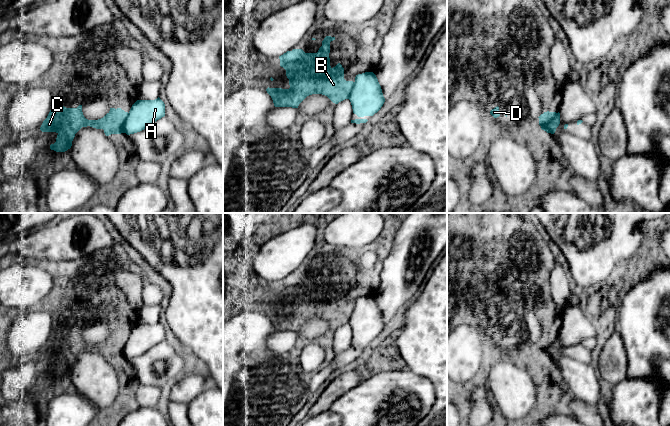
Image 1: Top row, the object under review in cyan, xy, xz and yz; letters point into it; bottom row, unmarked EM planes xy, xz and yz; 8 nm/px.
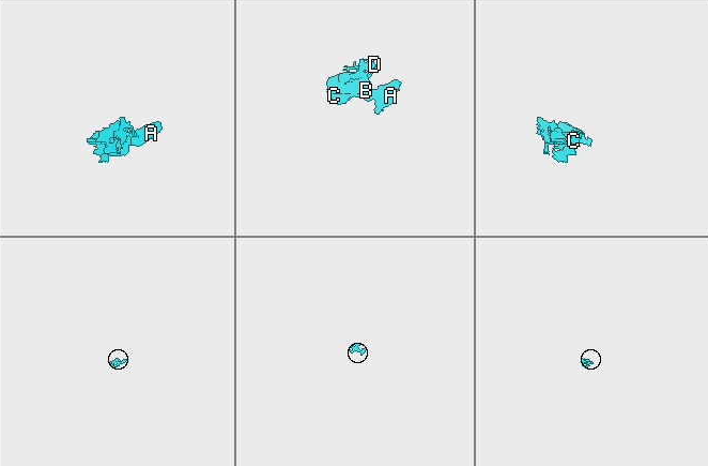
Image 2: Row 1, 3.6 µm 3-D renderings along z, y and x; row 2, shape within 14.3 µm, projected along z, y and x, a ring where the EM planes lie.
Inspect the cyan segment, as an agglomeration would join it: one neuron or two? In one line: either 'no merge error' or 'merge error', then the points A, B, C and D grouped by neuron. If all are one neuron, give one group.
merge error; groups A / B C D

